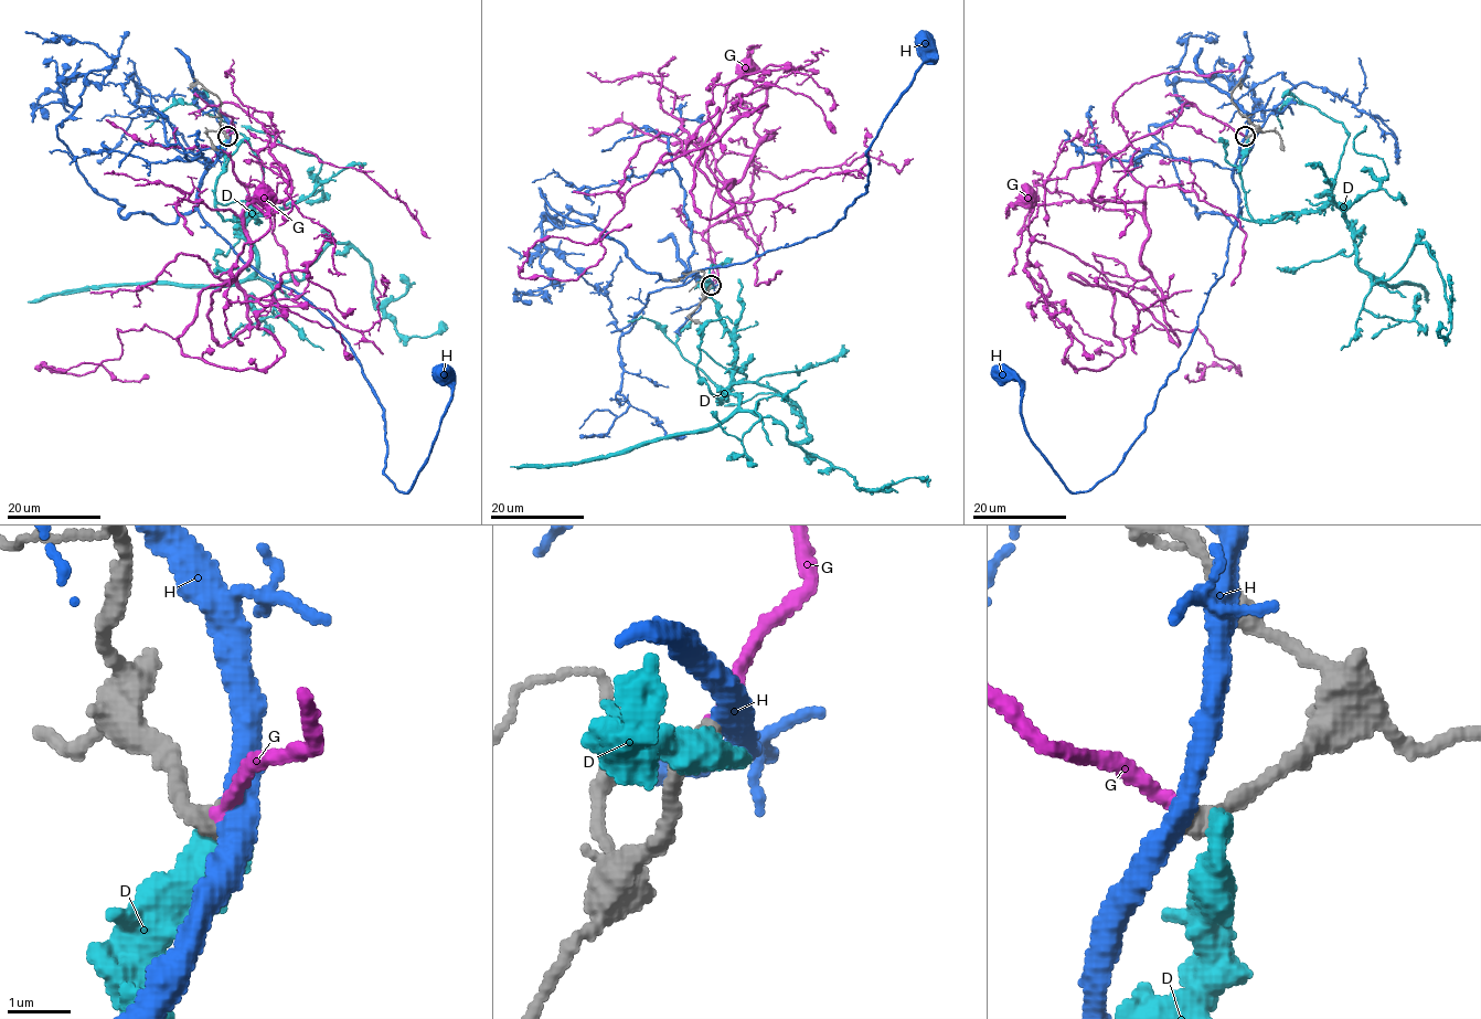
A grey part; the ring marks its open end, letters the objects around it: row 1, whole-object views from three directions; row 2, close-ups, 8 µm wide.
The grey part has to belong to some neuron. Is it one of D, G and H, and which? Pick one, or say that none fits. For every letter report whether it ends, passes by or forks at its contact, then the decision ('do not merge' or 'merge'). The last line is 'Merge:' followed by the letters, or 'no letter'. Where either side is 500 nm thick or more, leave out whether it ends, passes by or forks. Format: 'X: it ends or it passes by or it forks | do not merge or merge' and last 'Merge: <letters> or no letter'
D: do not merge
G: it ends | merge
H: it passes by | do not merge
Merge: G

